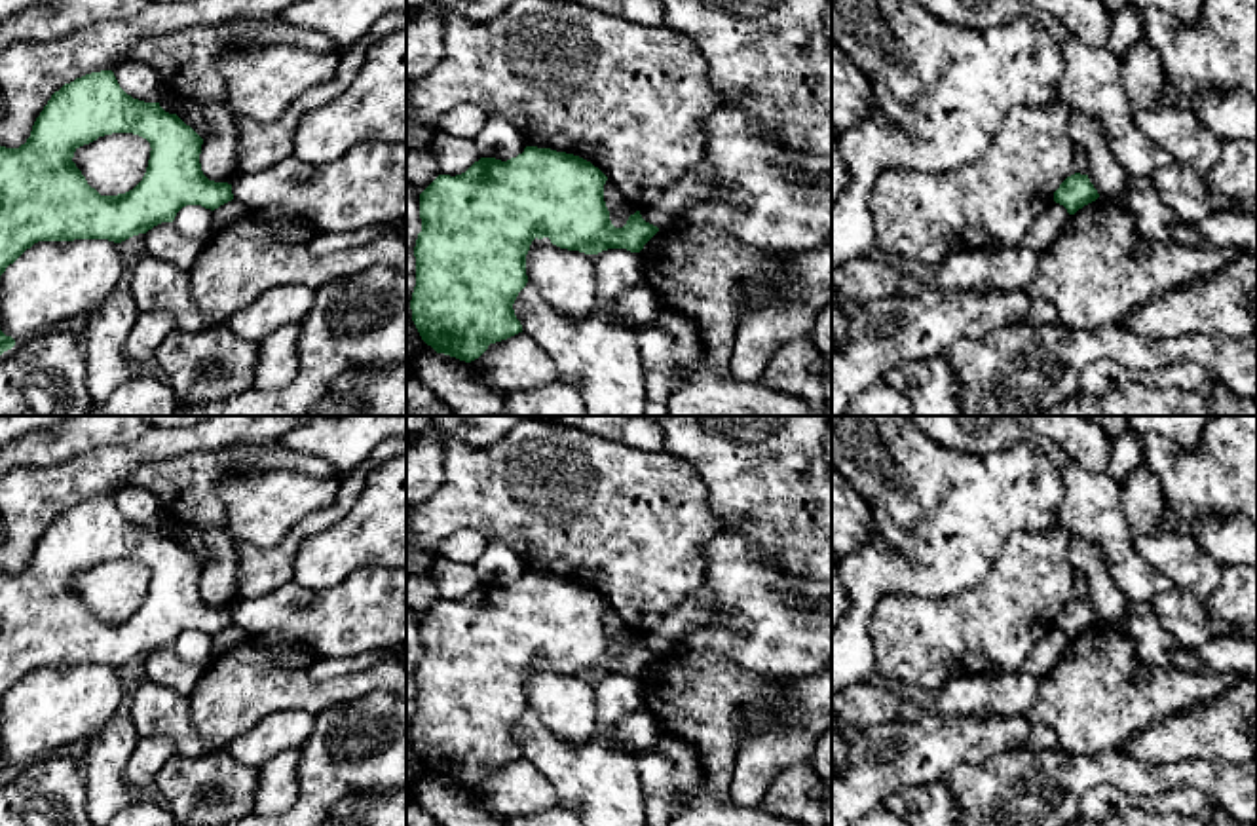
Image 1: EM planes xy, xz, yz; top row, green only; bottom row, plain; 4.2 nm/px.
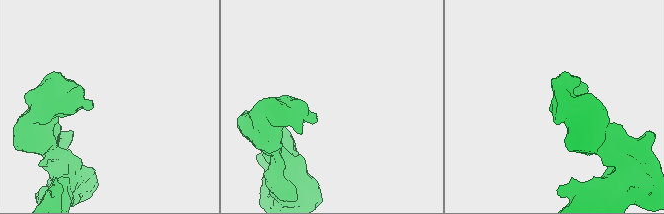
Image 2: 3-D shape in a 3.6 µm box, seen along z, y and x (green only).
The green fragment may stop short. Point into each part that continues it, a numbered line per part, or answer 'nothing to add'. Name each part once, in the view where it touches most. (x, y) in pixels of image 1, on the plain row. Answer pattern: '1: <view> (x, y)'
nothing to add

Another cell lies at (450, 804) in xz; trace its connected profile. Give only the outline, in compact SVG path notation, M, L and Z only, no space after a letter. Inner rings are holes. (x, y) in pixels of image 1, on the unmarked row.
M444 779L418 780L412 799L442 826L503 826L475 803L469 788Z

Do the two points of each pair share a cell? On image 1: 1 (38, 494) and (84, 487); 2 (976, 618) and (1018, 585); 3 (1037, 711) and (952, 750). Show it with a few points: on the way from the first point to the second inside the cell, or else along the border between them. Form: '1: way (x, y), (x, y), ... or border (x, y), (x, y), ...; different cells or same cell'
1: way (50, 490), (73, 487); same cell
2: way (986, 618), (1009, 595); same cell
3: border (1024, 716), (1030, 724); different cells

